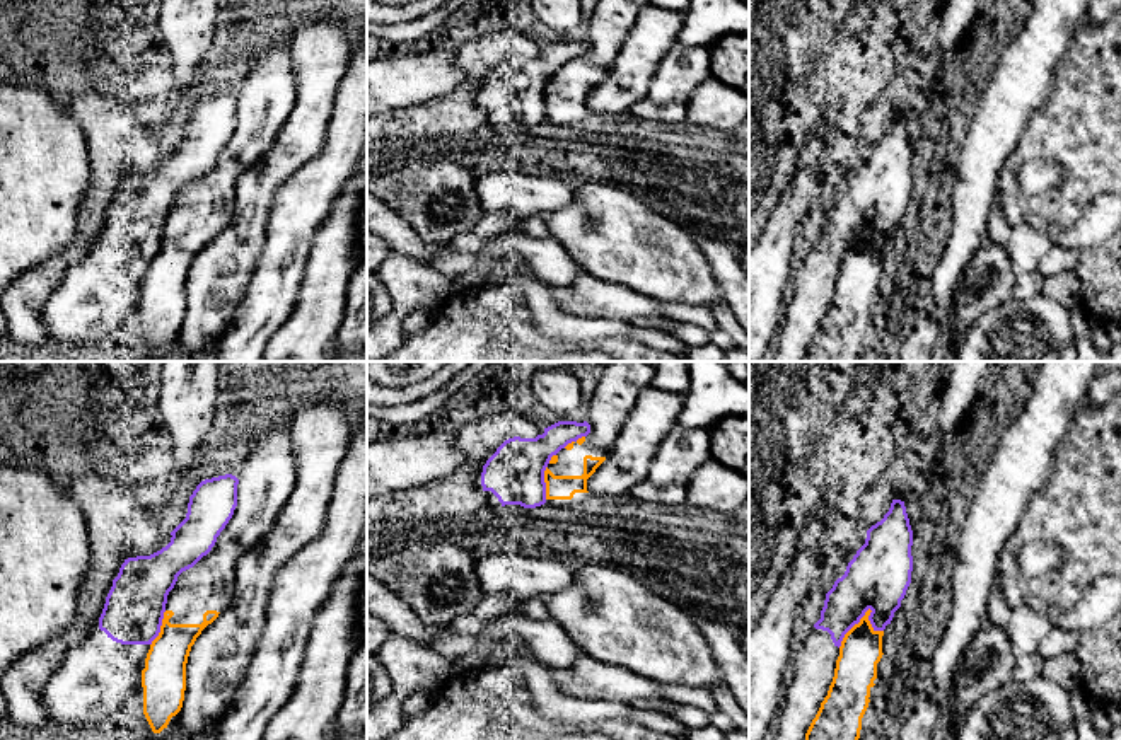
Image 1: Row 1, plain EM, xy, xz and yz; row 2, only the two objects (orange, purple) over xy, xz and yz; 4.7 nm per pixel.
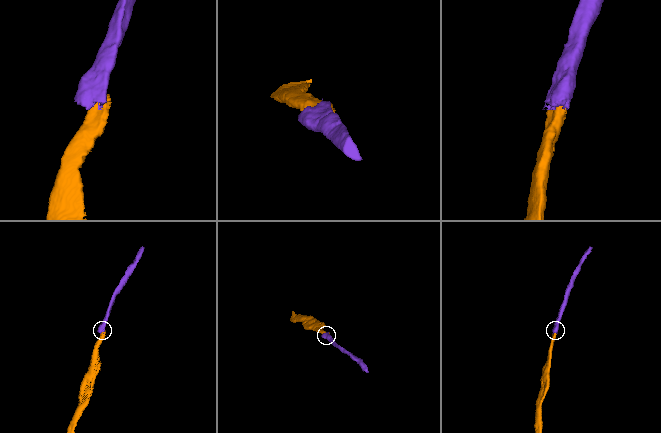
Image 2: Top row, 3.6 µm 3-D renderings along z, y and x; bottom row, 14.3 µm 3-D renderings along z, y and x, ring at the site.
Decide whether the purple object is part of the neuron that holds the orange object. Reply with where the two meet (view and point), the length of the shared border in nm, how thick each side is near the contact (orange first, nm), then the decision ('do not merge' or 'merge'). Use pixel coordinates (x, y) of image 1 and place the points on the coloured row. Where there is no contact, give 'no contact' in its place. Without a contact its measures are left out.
contact yz (852, 628); length 240 nm; calibres 200 and 280 nm; do not merge

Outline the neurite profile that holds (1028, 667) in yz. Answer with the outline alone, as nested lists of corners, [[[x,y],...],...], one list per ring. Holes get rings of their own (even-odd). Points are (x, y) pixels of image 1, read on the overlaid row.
[[[1037,655],[1017,656],[1012,680],[1032,680],[1043,675],[1044,660]]]

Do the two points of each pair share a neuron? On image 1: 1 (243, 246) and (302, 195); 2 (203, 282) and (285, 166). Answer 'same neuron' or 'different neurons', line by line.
1: different neurons
2: same neuron

